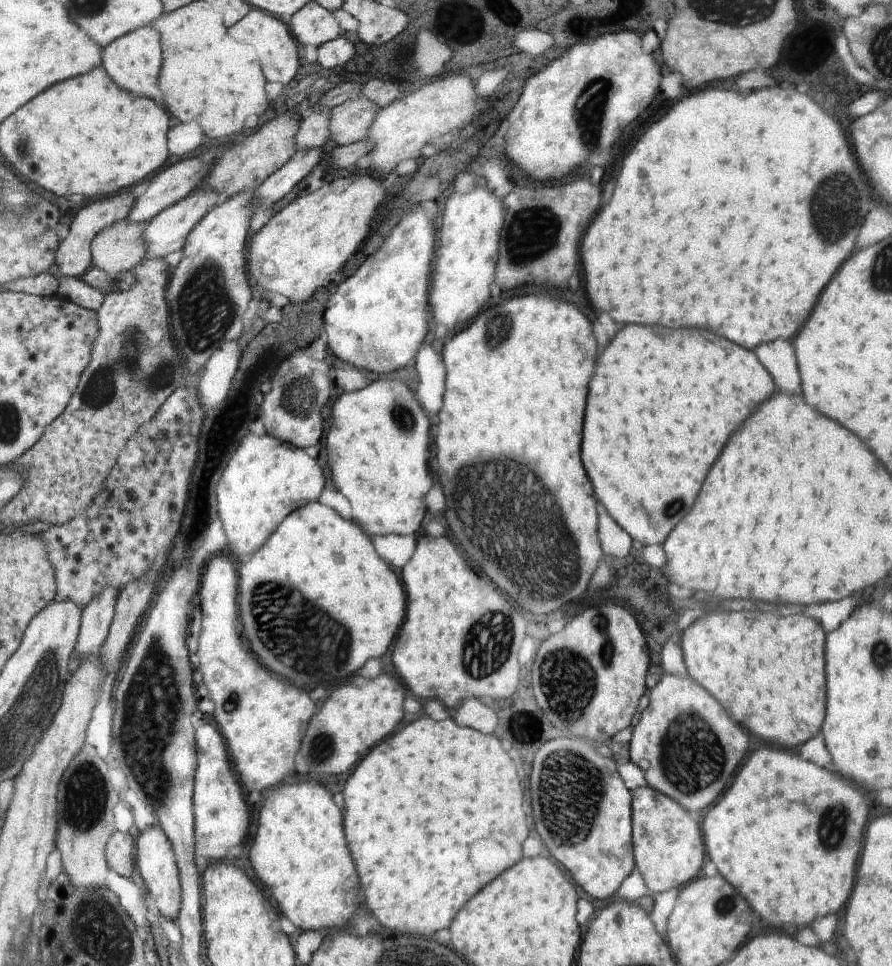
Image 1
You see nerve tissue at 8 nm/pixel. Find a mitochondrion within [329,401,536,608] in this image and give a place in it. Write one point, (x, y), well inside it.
(405, 421)

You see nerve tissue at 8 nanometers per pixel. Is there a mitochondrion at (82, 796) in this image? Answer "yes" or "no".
yes

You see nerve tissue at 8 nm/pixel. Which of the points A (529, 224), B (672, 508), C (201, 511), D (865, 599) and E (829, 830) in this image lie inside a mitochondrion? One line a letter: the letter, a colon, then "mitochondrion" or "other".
A: mitochondrion
B: mitochondrion
C: other
D: other
E: mitochondrion

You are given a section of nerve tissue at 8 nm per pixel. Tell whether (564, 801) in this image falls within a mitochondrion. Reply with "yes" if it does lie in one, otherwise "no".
yes

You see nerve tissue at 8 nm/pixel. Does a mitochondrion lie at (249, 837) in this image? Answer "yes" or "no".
no

